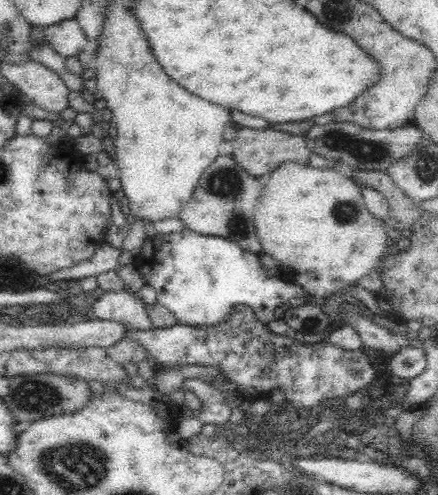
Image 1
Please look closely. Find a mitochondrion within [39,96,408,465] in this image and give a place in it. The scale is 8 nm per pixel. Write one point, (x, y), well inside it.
(369, 152)

